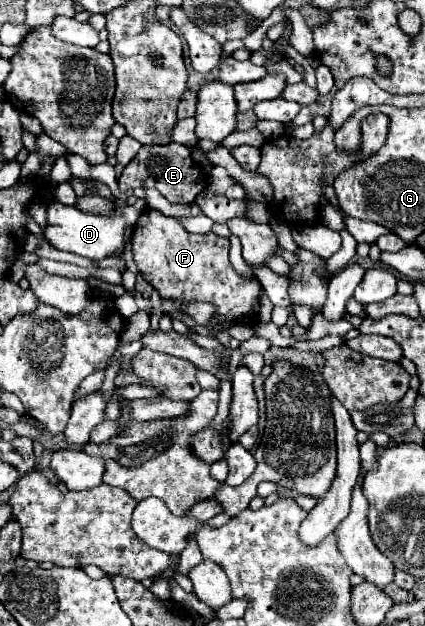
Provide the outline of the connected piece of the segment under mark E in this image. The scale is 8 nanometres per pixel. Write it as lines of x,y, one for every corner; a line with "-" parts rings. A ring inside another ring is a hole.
179,143
167,145
143,145
139,153
125,165
119,177
119,189
125,193
129,189
157,189
169,203
193,203
195,197
207,187
205,171
191,159
191,149

